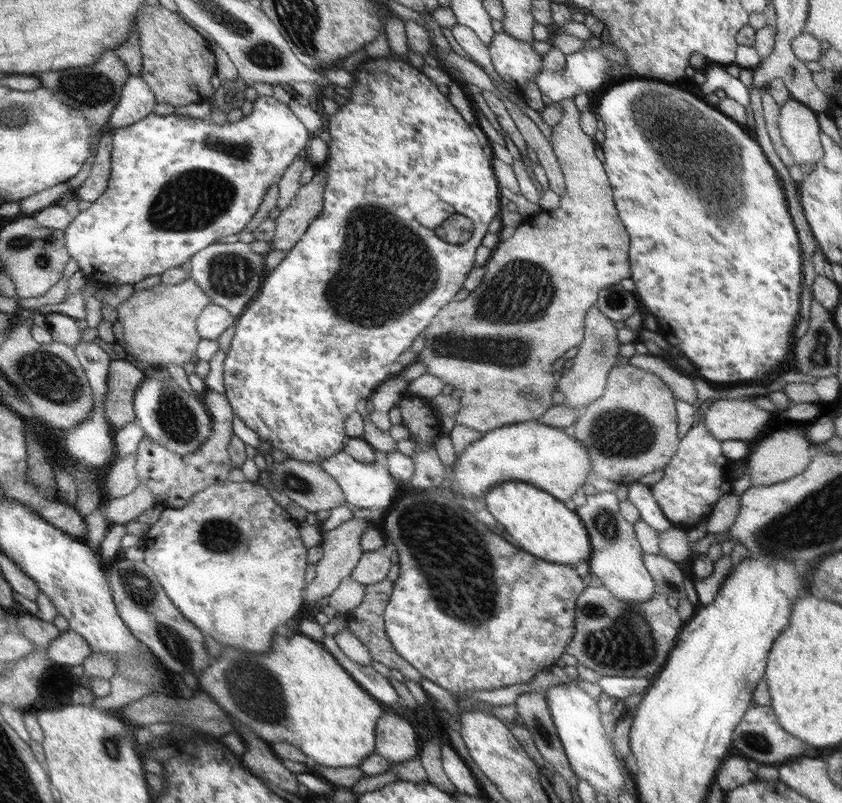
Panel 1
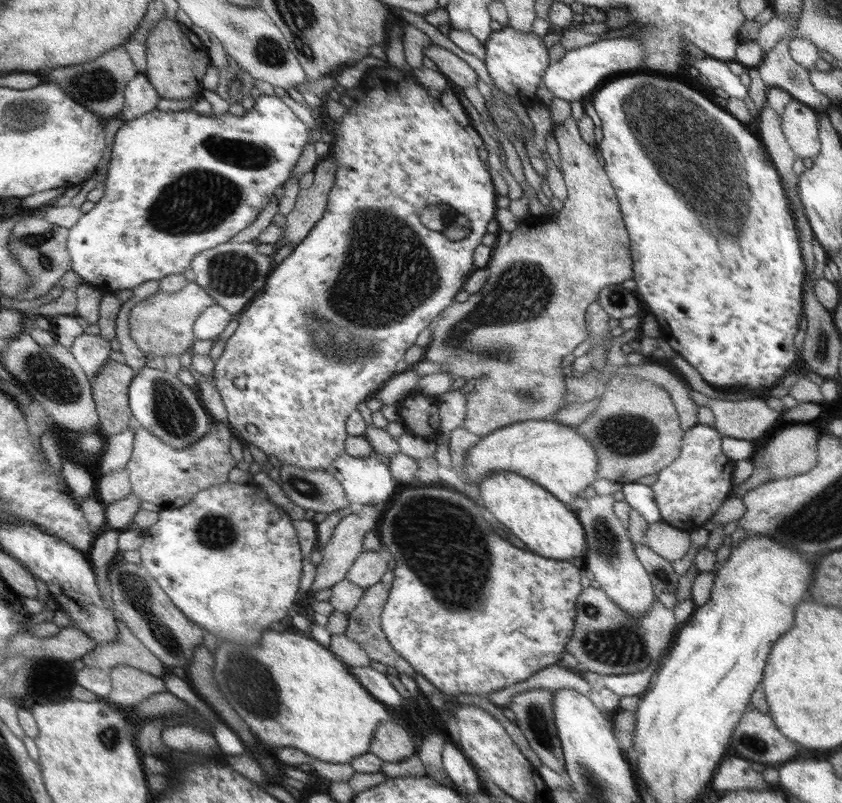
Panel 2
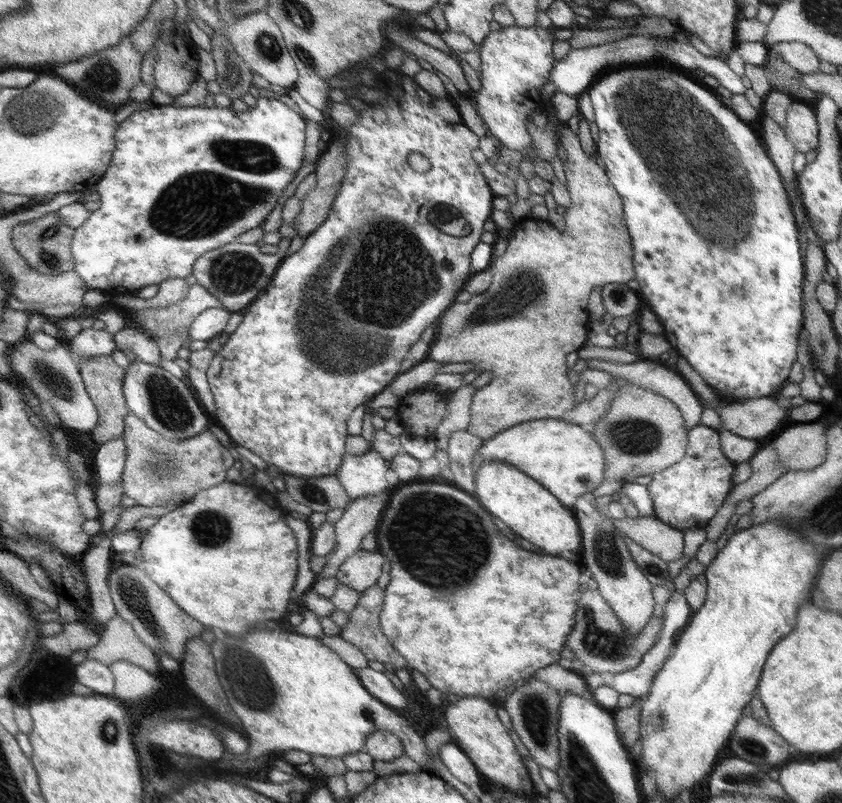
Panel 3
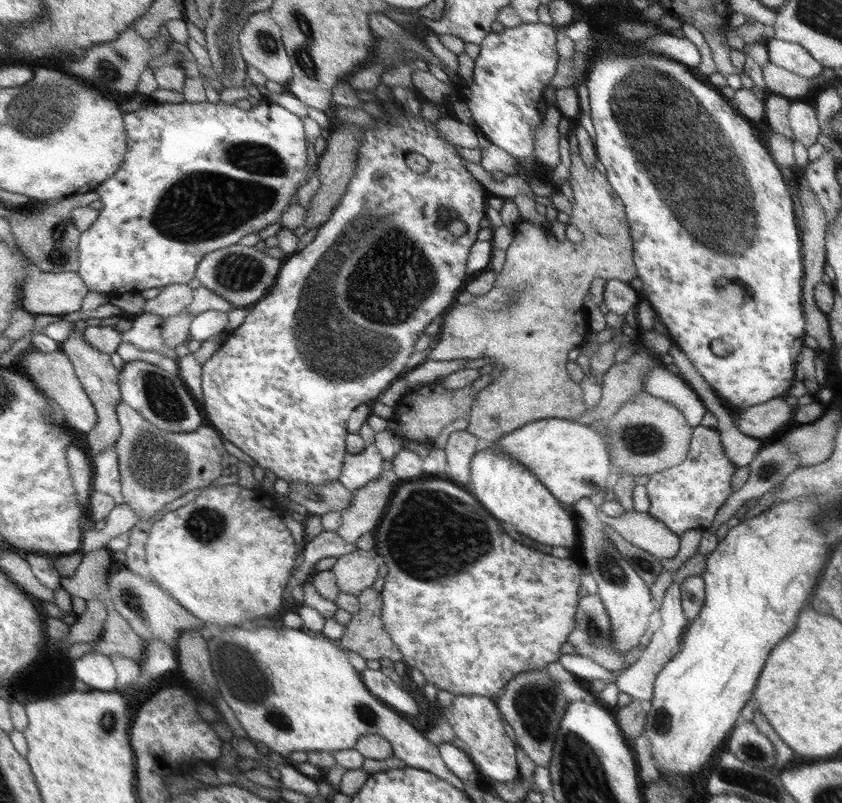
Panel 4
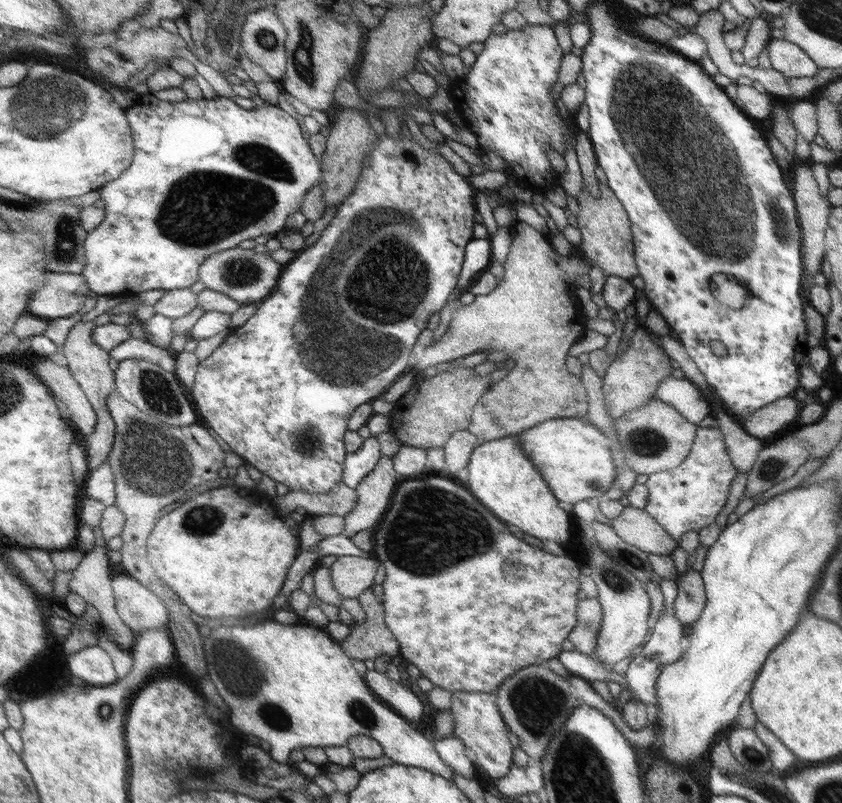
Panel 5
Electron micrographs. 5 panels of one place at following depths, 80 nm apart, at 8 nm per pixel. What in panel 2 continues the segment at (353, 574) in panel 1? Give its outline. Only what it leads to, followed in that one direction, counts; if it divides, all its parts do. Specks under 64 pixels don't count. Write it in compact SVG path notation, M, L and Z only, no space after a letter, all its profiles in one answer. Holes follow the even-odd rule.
M361 551L345 572L344 579L361 589L379 583L379 578L387 570L387 562L376 551Z

